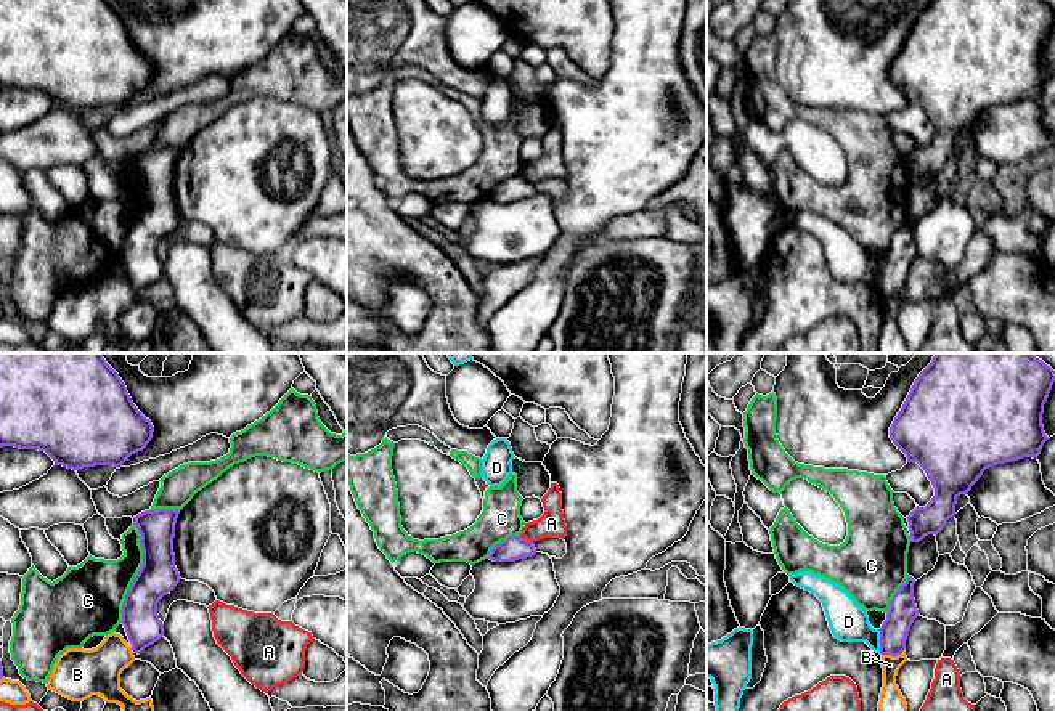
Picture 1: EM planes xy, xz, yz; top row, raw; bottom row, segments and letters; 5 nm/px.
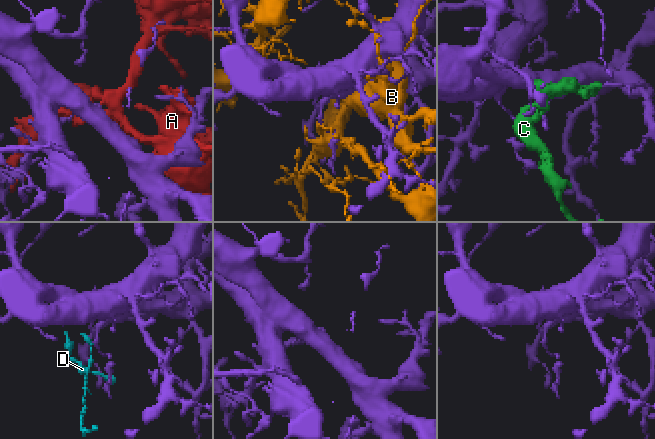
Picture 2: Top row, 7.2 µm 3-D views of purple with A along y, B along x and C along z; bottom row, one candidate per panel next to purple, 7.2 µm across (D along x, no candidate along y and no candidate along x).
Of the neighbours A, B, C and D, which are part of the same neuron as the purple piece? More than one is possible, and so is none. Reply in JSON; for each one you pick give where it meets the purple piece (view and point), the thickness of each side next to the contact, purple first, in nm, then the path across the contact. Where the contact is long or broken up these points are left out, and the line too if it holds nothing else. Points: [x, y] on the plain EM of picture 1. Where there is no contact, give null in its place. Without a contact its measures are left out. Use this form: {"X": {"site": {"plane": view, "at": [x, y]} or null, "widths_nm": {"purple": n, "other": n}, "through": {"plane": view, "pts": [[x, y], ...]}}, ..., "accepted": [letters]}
{"accepted": []}

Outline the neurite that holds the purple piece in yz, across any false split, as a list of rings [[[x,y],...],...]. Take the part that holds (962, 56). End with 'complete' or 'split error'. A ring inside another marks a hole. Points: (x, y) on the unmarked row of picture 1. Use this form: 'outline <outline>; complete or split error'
outline [[[931,0],[915,19],[901,51],[890,67],[890,79],[907,103],[917,103],[935,128],[925,148],[907,159],[910,183],[938,177],[955,157],[960,135],[967,135],[992,106],[1037,100],[1049,77],[1042,55],[1055,22],[1055,11],[1042,0]]]; complete

